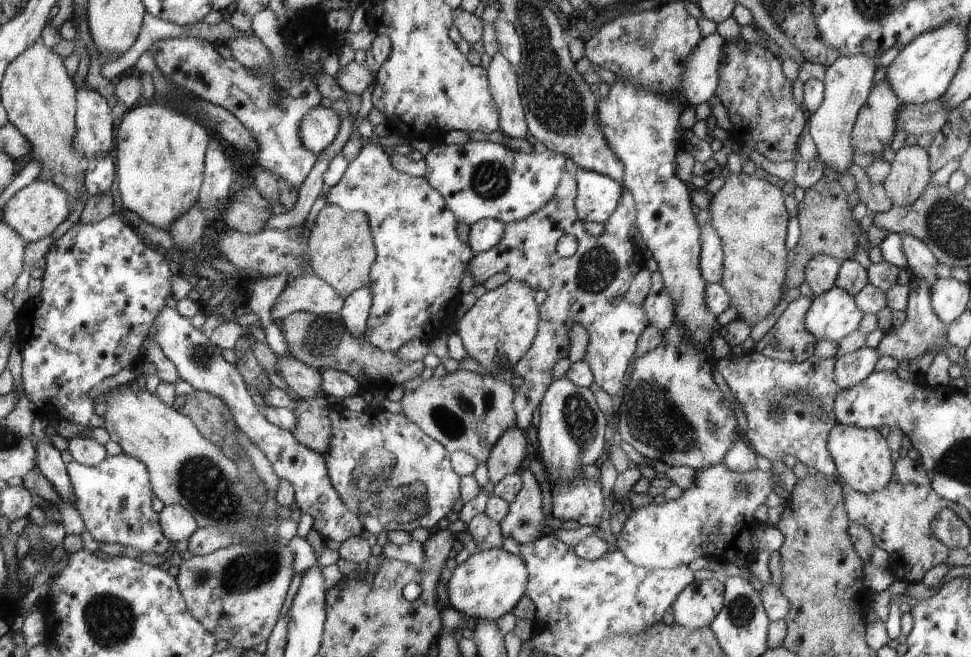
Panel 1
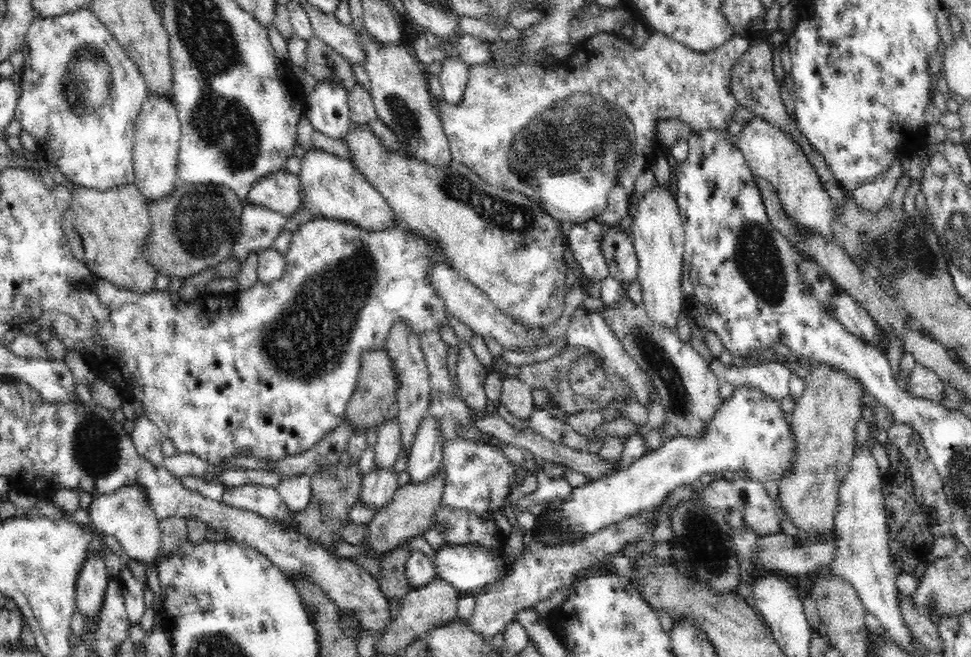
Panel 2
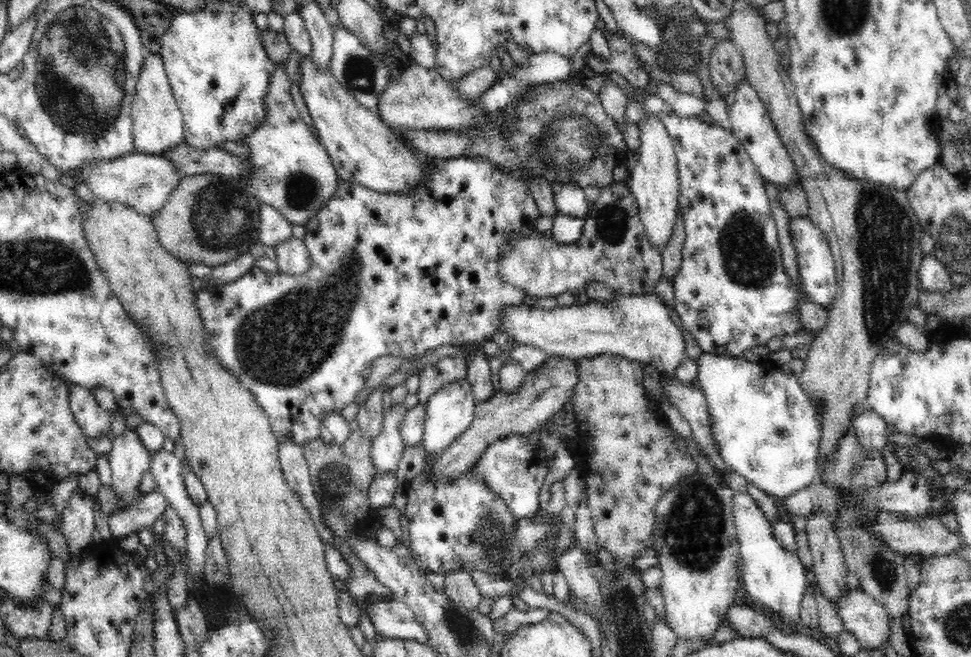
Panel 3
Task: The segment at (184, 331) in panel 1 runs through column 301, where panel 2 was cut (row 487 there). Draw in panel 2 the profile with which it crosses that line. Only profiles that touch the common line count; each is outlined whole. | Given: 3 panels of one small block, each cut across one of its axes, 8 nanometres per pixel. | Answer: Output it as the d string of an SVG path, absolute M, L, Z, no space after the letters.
M464 438L446 439L446 444L442 446L442 455L444 460L440 464L439 471L444 475L443 493L441 502L447 507L464 507L472 513L485 515L494 515L496 510L502 509L504 500L510 494L512 486L516 481L516 464L510 462L504 455L504 452L496 449L494 446L484 442L472 442Z

